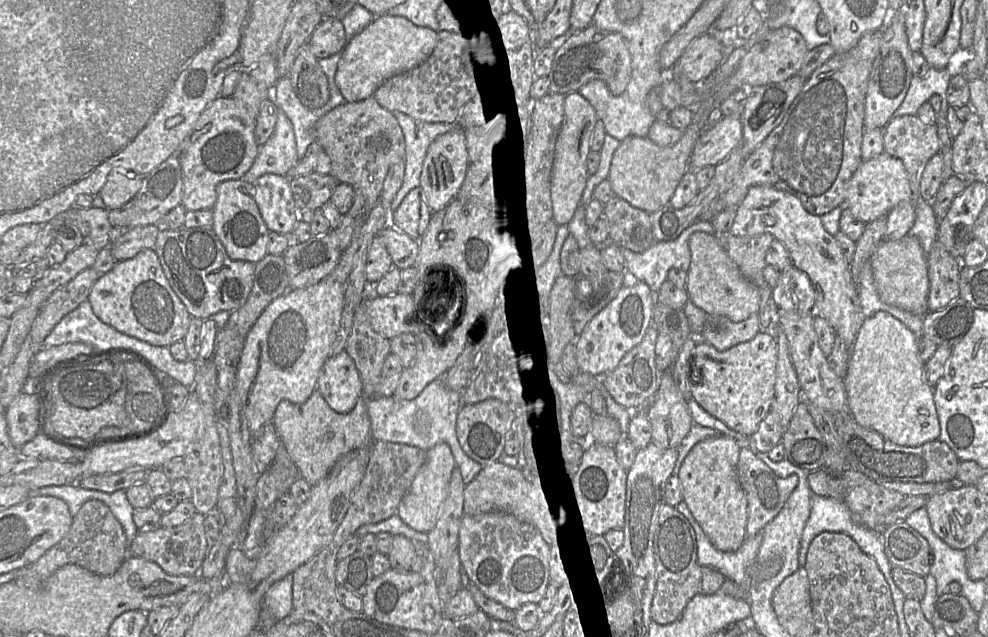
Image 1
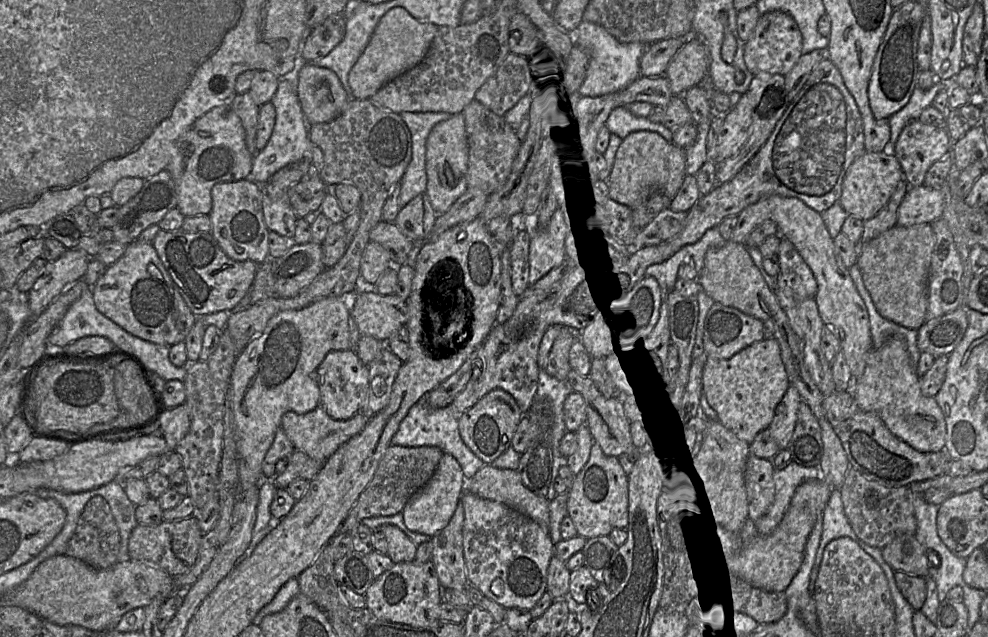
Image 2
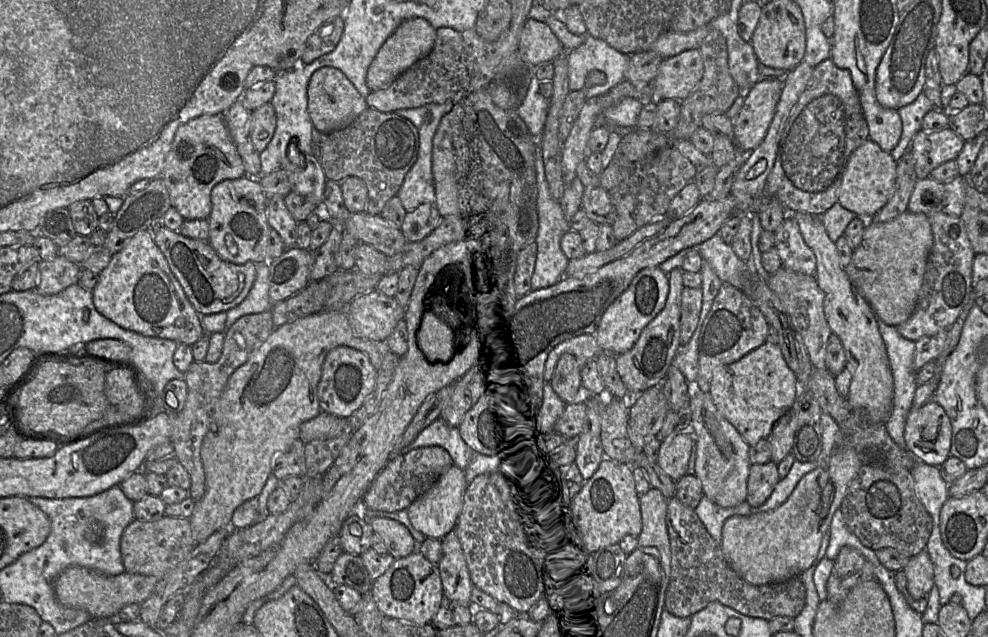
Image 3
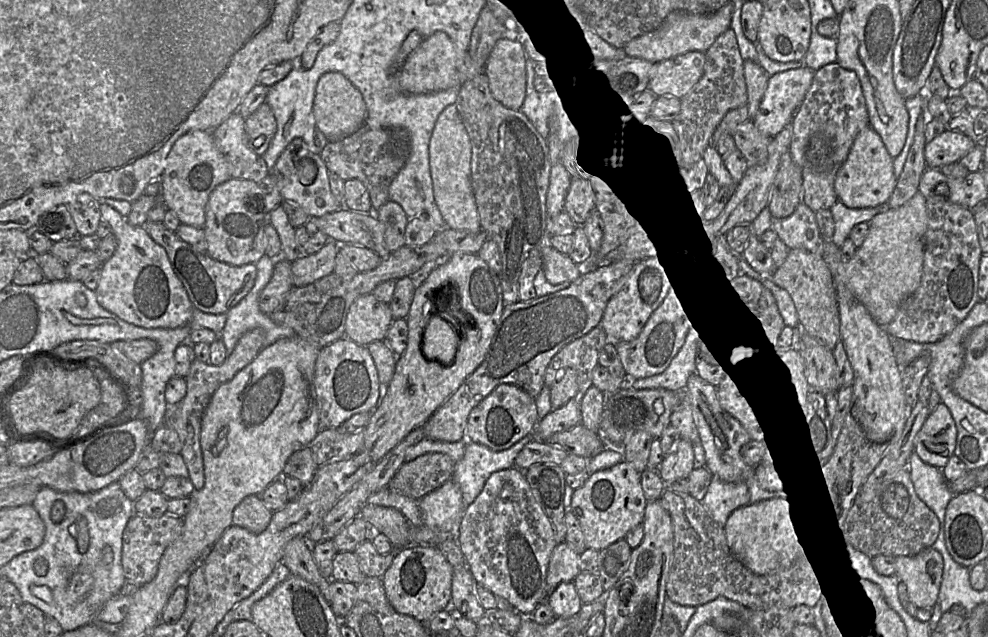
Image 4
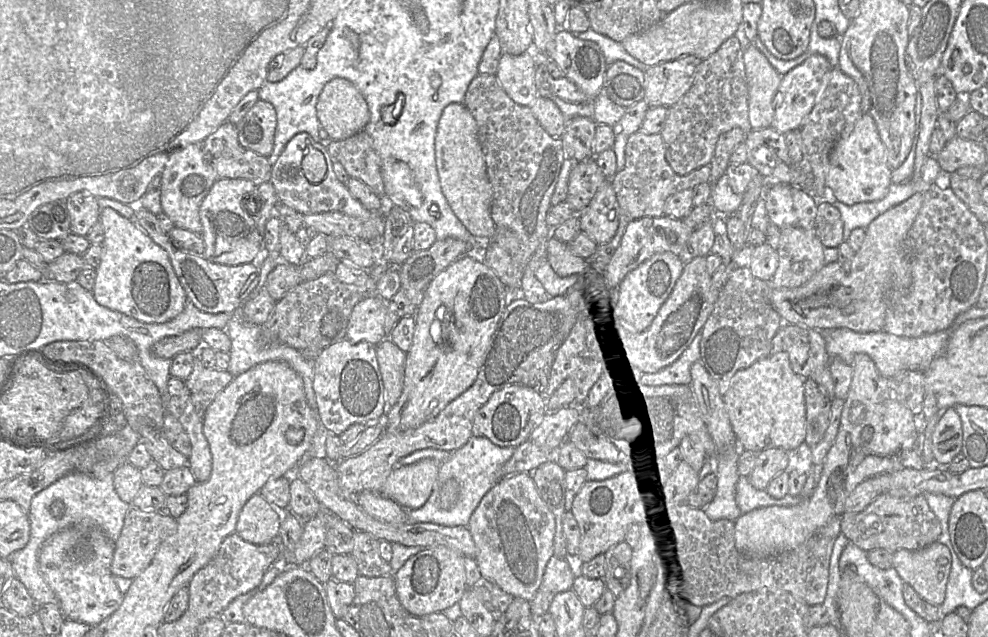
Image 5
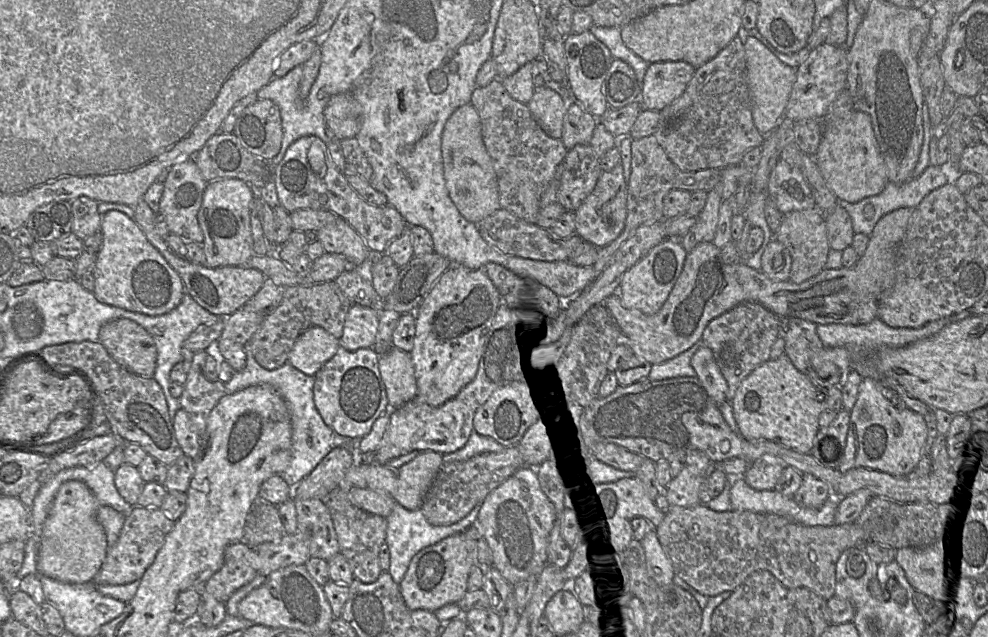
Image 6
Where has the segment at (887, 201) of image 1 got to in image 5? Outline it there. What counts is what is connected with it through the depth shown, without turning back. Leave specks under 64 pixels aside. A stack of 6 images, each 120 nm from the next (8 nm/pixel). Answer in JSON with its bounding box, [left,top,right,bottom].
[825,114,892,205]

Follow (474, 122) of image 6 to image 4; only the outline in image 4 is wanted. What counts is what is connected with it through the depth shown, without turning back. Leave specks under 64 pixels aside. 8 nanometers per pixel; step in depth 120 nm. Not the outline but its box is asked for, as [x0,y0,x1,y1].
[429,103,482,232]

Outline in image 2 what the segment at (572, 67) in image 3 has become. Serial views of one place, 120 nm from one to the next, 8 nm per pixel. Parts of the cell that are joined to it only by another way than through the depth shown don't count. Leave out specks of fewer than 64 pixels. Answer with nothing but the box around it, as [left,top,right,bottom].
[567,21,649,97]

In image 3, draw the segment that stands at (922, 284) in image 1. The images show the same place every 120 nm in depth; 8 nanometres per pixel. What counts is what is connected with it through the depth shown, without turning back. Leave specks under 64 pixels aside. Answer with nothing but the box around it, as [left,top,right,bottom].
[846,210,933,327]

